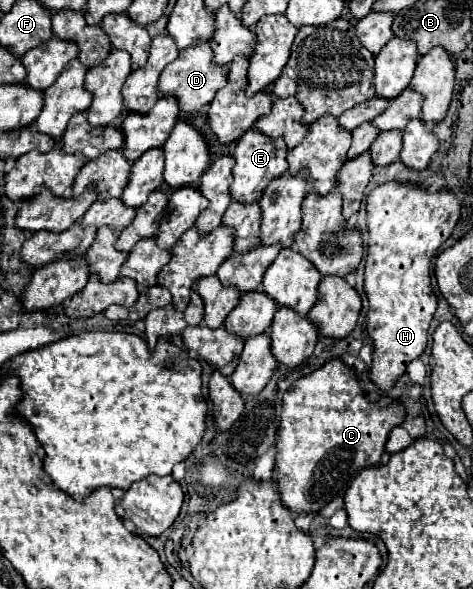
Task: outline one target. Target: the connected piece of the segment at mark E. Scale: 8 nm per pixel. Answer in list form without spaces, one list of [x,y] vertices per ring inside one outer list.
[[[248,129],[248,133],[242,133],[242,137],[236,141],[236,151],[234,151],[234,159],[236,165],[232,169],[234,173],[234,181],[230,185],[230,193],[236,201],[254,201],[260,199],[262,191],[266,189],[266,185],[270,183],[270,179],[282,175],[288,169],[286,163],[286,143],[276,137],[266,137],[264,133],[258,133],[258,129]]]

